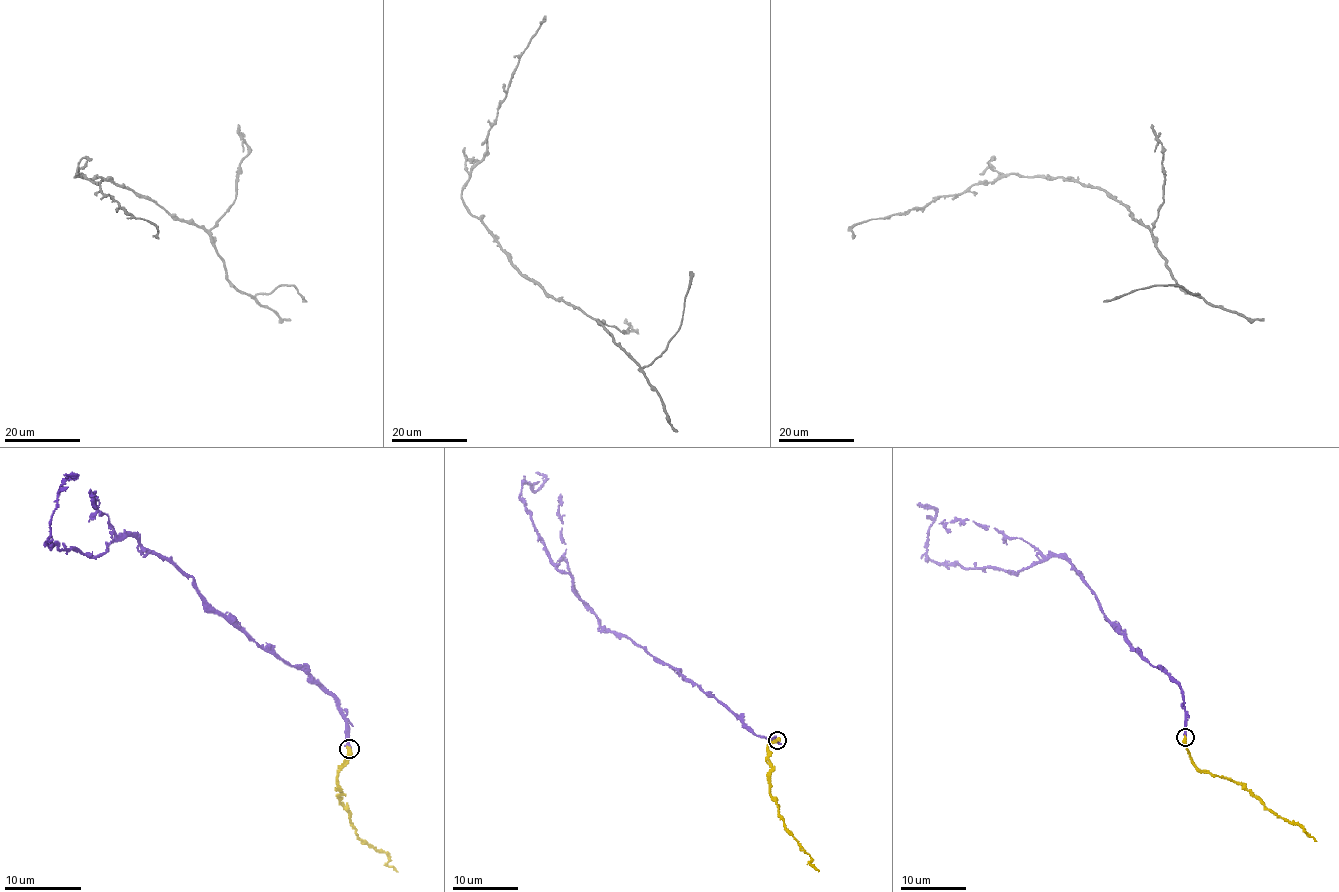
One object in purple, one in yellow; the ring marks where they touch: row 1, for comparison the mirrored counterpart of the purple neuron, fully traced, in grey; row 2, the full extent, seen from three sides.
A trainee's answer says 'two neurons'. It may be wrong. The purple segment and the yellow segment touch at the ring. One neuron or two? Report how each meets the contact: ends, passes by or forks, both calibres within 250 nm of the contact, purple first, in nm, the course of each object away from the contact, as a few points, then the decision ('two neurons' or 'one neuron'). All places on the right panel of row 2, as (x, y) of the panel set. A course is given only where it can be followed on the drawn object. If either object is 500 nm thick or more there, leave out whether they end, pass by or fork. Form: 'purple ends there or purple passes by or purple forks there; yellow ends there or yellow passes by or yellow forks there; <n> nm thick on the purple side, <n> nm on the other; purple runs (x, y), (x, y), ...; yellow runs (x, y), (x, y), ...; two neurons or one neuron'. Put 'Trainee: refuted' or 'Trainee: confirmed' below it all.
purple ends there; yellow ends there; 260 nm thick on the purple side, 480 nm on the other; purple runs (1184, 737), (1181, 689), (1069, 562), (936, 563), (936, 511), (918, 505); yellow runs (1184, 737), (1186, 750), (1201, 770), (1243, 785), (1279, 817), (1297, 824), (1316, 841); one neuron
Trainee: refuted

